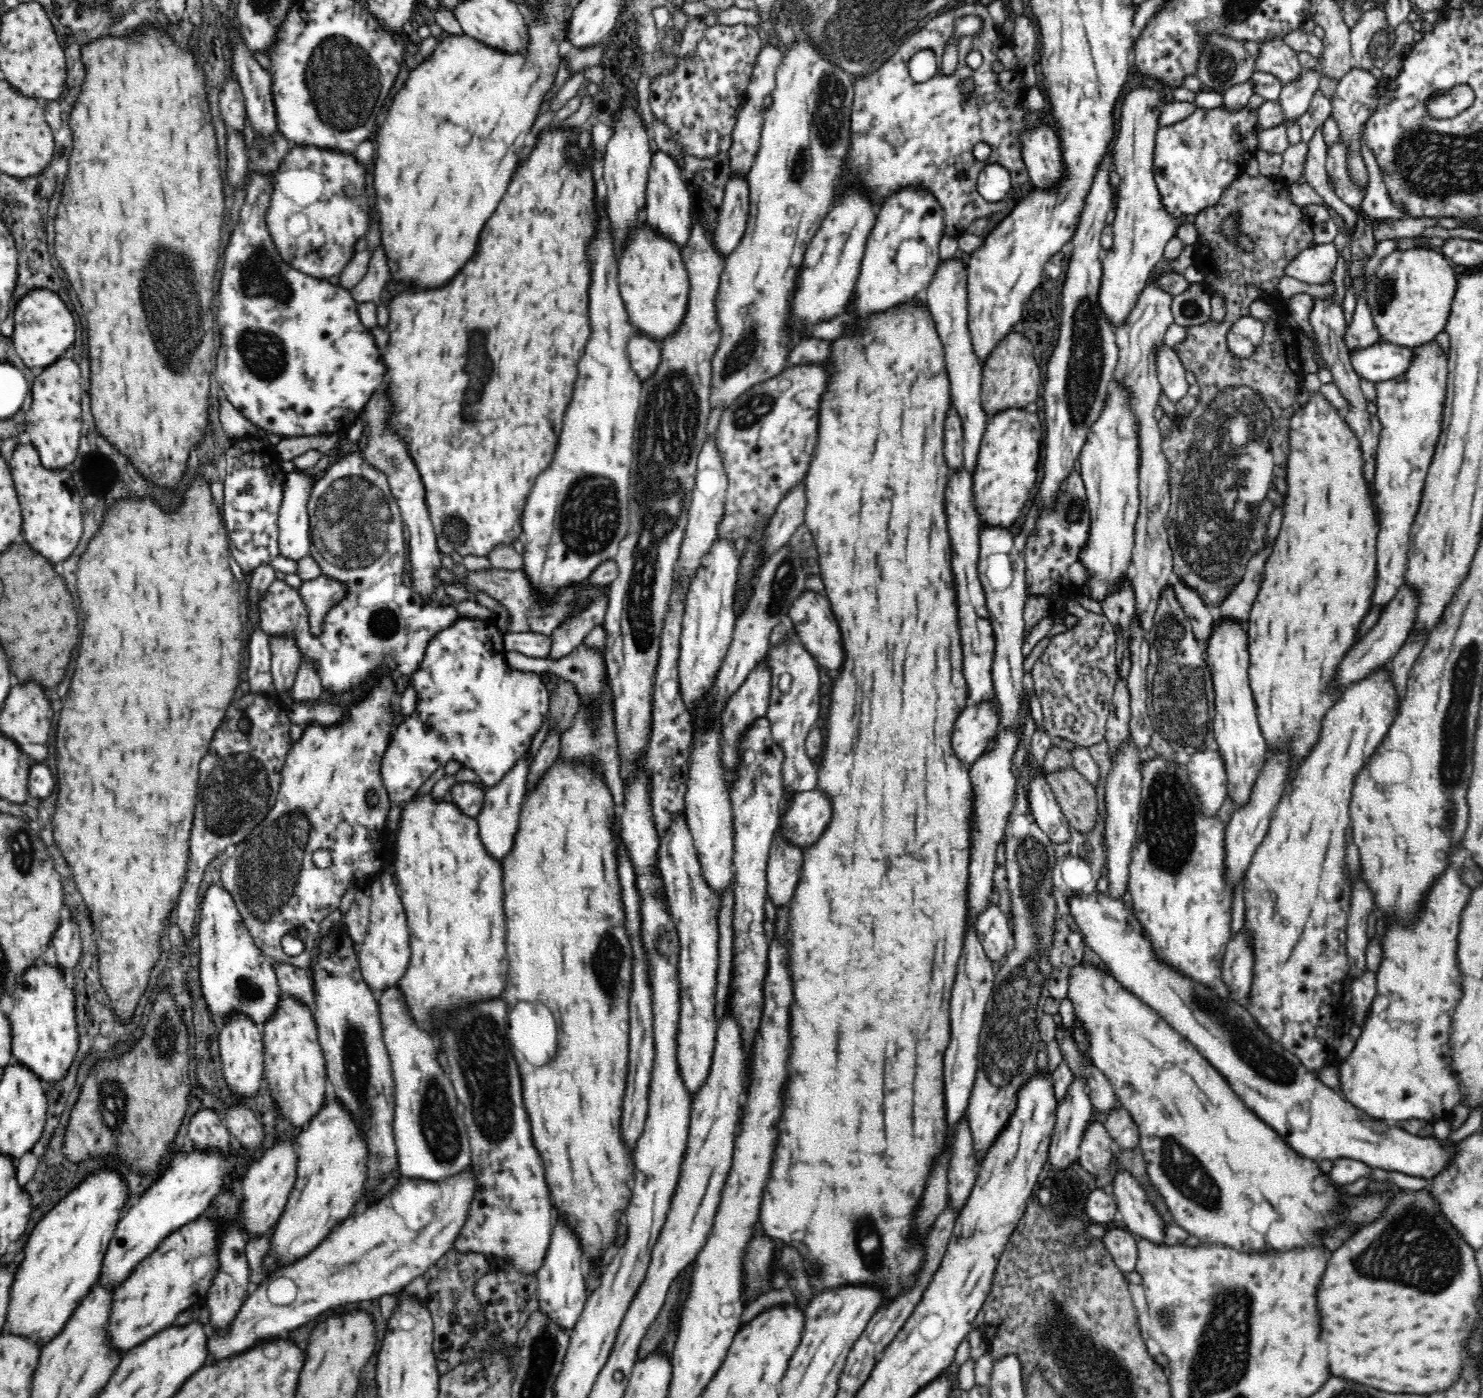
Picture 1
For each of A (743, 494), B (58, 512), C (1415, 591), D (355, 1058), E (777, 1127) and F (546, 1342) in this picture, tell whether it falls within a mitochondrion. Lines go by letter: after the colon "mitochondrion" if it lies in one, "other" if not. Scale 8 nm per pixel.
A: other
B: other
C: other
D: mitochondrion
E: other
F: mitochondrion

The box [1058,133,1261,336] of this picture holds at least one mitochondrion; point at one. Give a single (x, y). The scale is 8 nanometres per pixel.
(1189, 309)

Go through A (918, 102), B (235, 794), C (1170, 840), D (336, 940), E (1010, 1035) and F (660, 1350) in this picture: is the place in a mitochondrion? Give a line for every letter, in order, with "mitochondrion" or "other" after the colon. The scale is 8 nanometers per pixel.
A: other
B: mitochondrion
C: mitochondrion
D: other
E: mitochondrion
F: other

